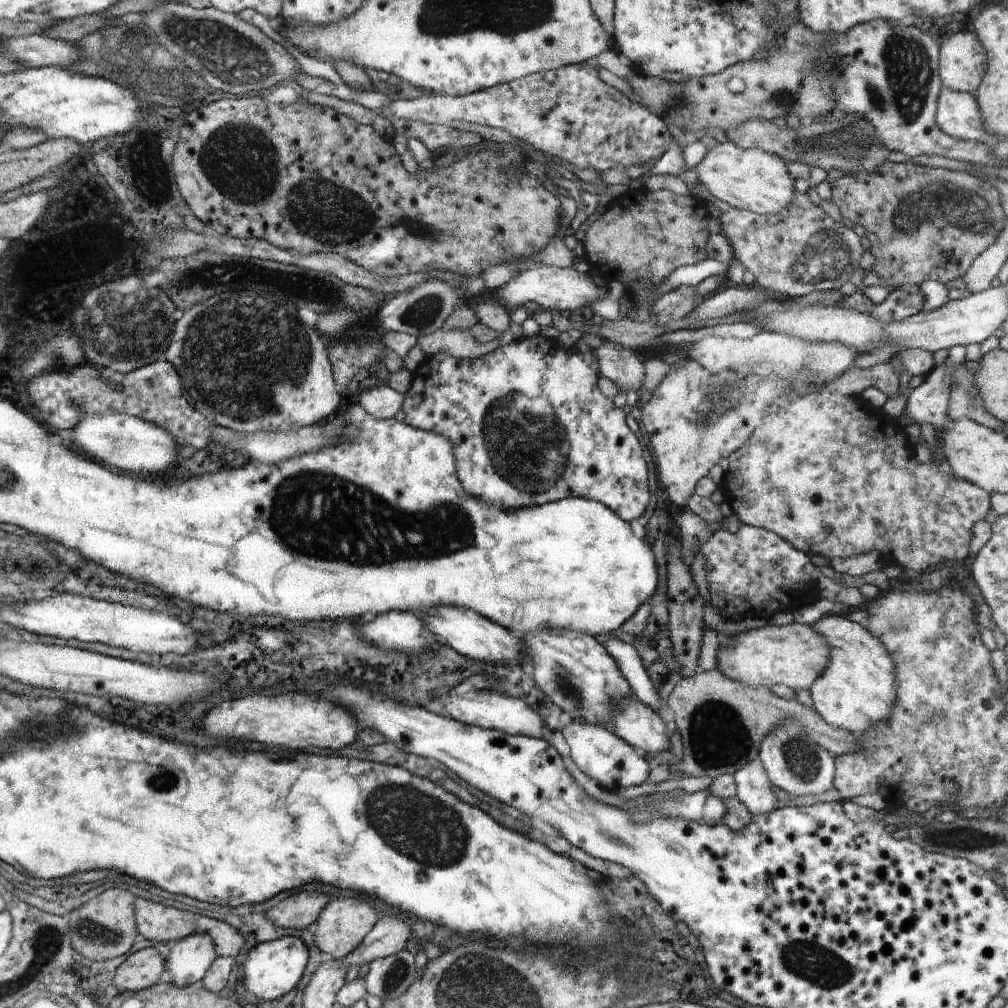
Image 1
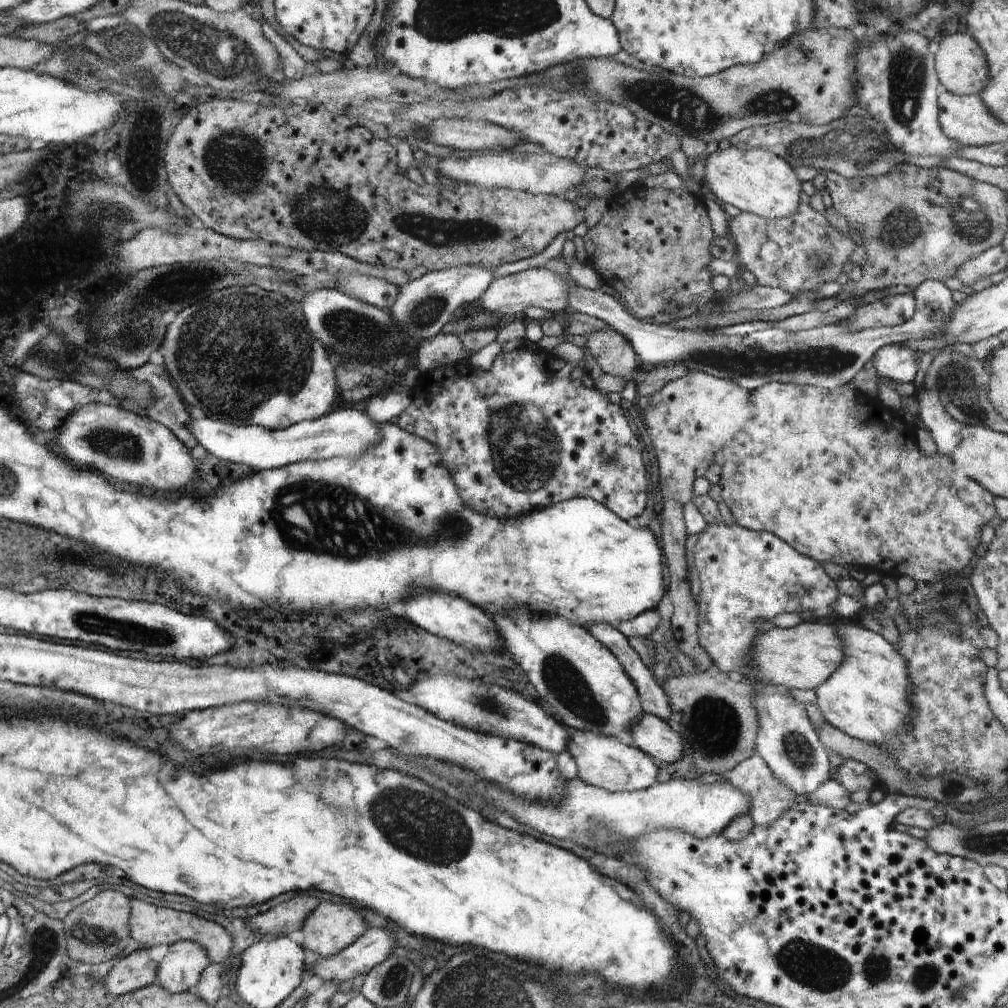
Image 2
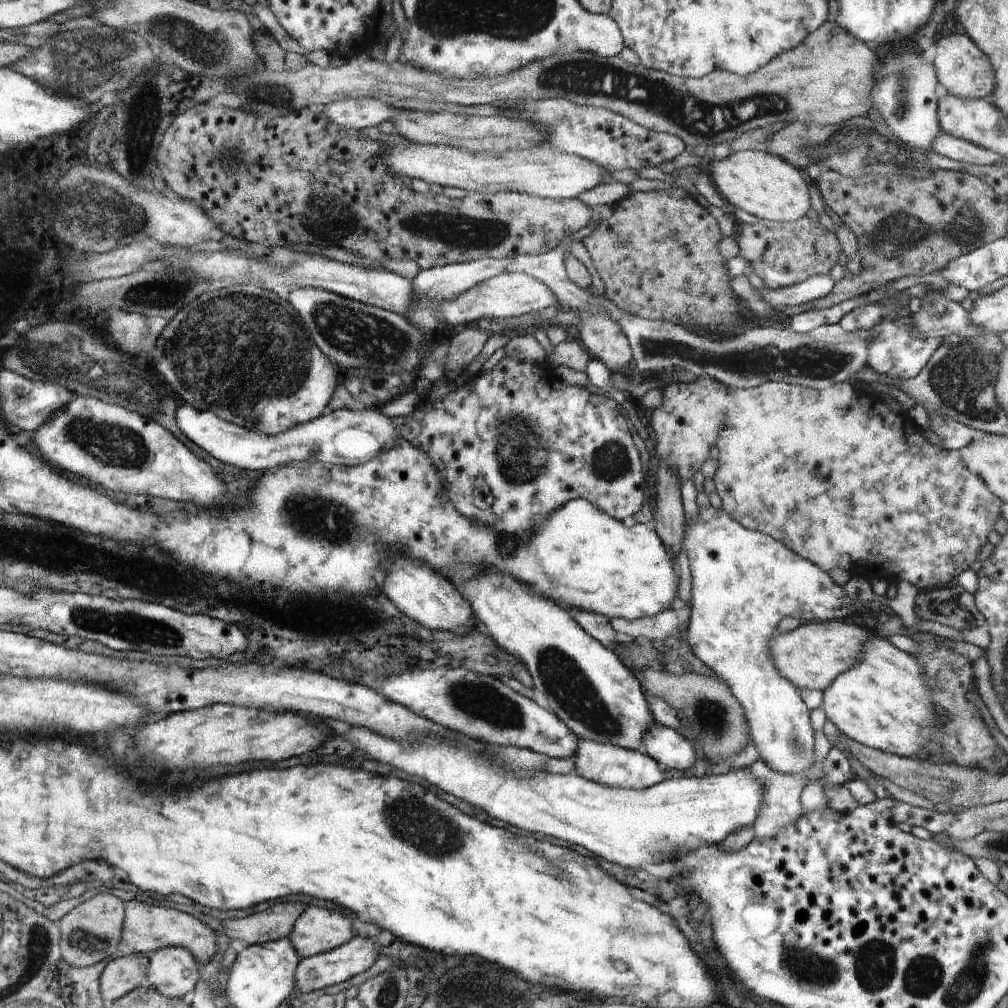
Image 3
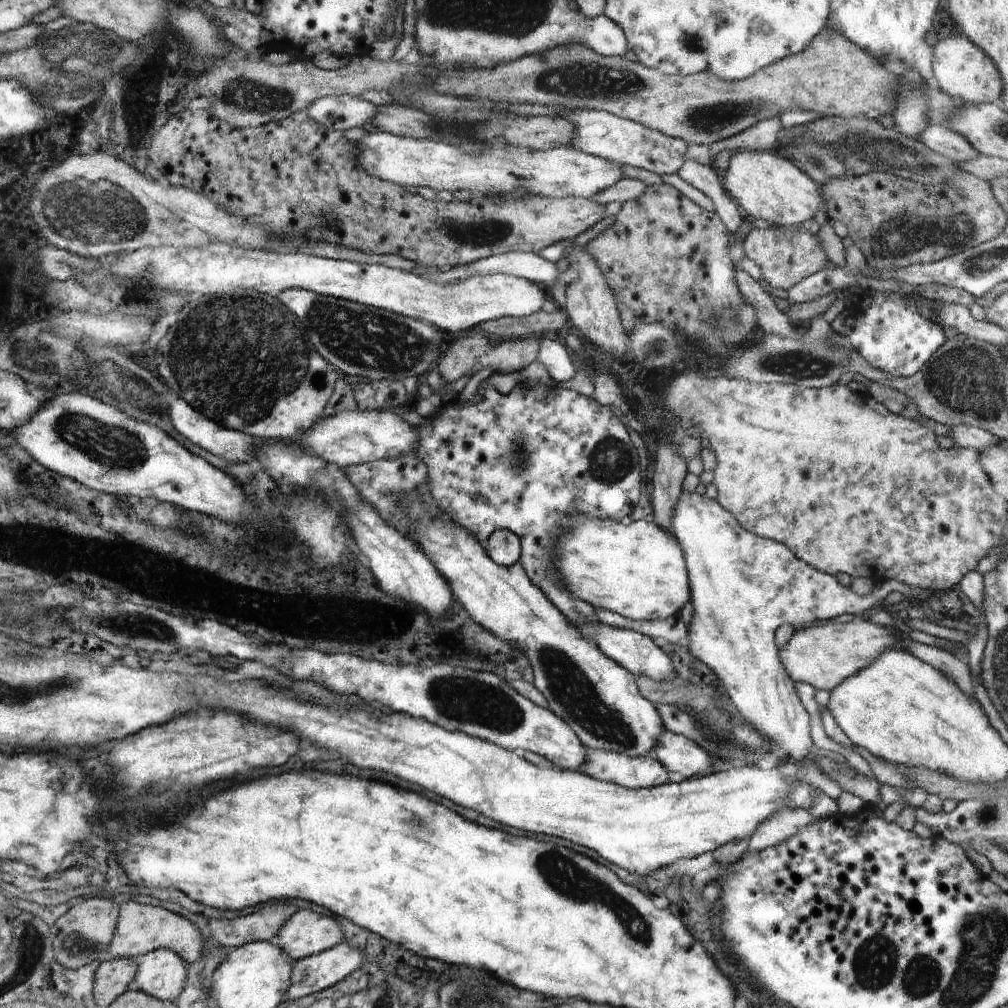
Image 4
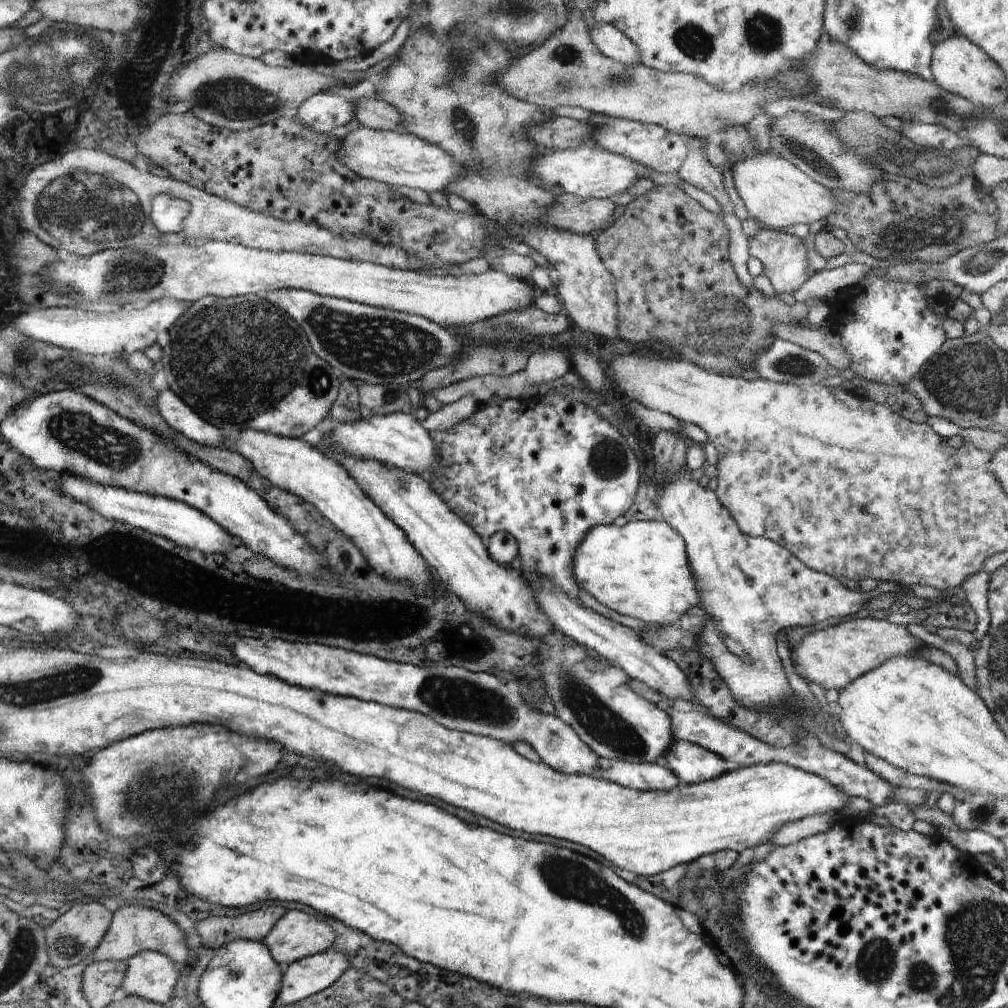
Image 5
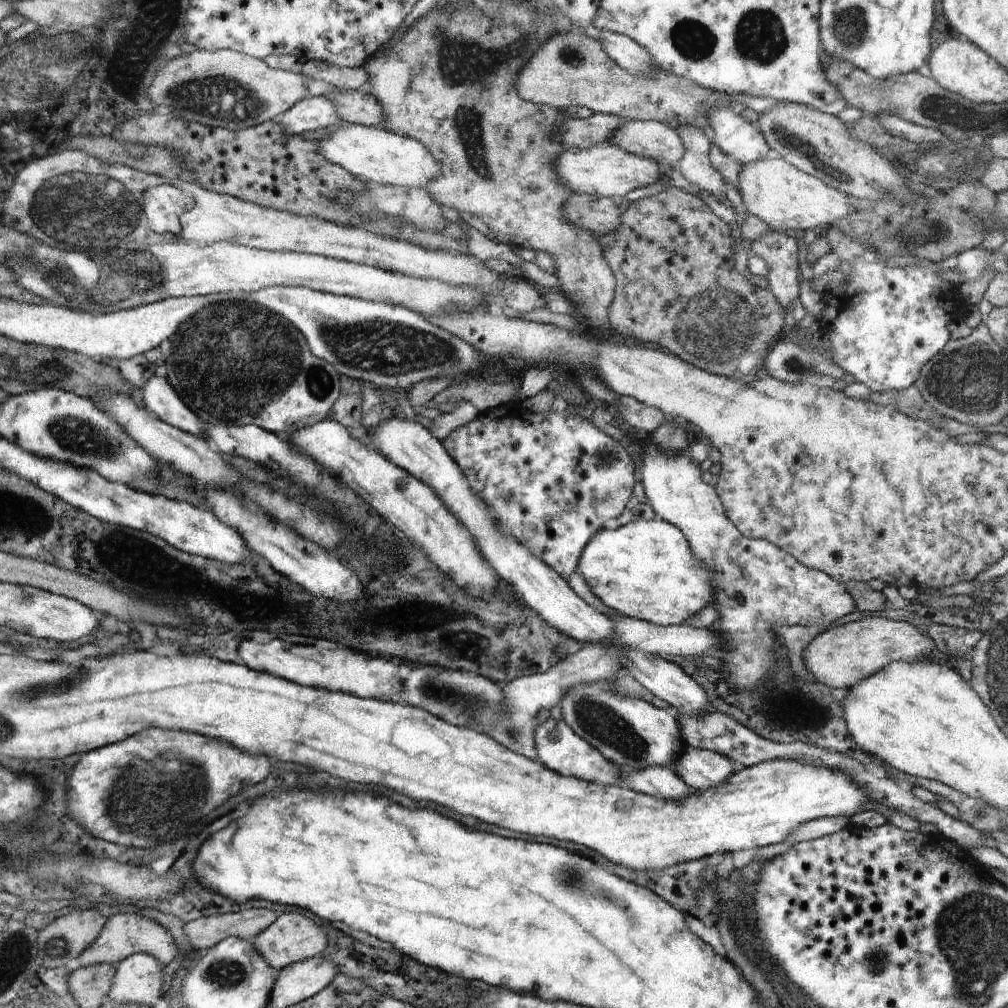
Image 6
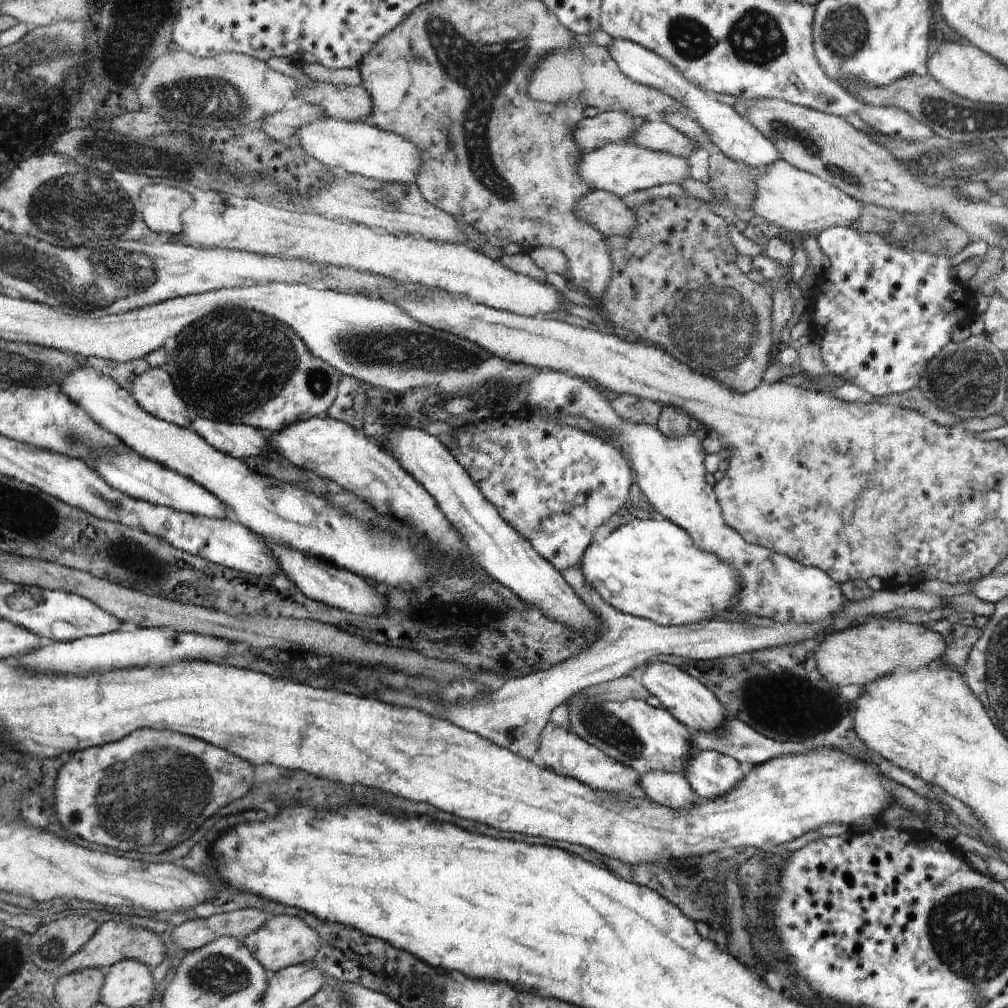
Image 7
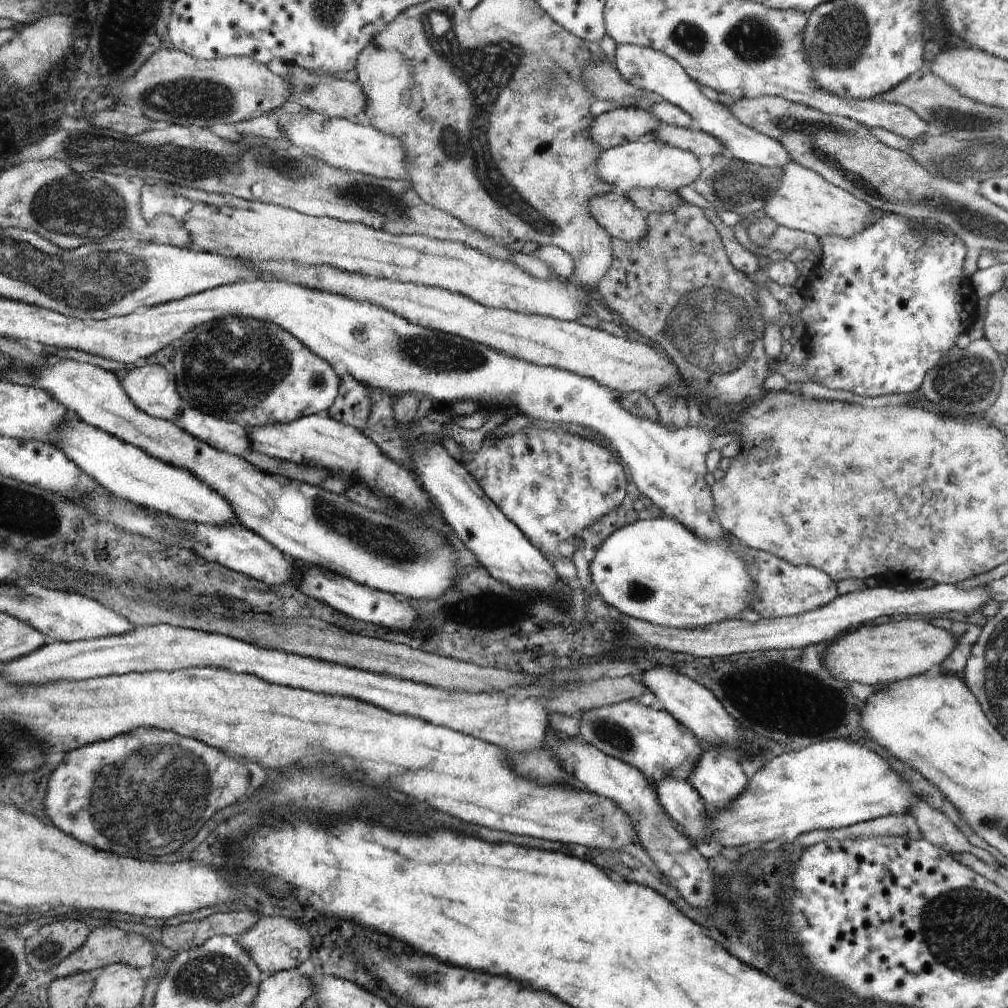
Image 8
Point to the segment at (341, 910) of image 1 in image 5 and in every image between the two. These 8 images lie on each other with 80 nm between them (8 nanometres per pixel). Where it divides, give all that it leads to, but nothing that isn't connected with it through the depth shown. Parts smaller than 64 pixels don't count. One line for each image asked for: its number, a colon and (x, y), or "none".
2: (329, 928)
3: (316, 930)
4: (305, 933)
5: (296, 935)

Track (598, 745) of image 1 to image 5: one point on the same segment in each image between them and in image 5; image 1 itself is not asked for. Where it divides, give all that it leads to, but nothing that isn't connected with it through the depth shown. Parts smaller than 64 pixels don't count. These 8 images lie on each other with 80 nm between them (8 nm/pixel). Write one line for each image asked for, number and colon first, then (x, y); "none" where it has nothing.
2: (603, 761)
3: (613, 766)
4: (644, 772)
5: (644, 776)

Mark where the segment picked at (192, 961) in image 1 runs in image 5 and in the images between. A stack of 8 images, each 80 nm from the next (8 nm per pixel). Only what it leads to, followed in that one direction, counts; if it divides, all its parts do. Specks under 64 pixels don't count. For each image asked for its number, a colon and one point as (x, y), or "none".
2: (183, 965)
3: (173, 970)
4: (161, 973)
5: (151, 975)

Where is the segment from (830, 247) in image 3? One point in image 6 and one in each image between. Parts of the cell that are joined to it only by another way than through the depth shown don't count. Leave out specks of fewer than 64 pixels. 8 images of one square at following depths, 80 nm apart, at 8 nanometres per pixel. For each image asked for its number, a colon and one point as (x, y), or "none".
4: (785, 256)
5: (785, 261)
6: (779, 250)

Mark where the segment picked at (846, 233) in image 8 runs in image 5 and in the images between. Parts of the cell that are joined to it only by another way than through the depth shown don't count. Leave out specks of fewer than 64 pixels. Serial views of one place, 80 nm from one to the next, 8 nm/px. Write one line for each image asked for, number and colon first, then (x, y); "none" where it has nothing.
5: (775, 191)
6: (788, 199)
7: (798, 202)

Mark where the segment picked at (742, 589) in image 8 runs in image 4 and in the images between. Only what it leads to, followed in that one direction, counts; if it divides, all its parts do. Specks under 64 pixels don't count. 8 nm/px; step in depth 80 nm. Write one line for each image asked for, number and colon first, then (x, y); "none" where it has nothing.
4: (638, 571)
5: (641, 569)
6: (646, 570)
7: (651, 569)

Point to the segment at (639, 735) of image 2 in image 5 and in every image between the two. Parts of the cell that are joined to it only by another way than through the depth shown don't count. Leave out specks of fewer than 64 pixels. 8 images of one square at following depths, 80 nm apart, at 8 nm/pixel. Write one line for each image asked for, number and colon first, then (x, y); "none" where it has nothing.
3: (671, 750)
4: (676, 753)
5: (692, 764)

